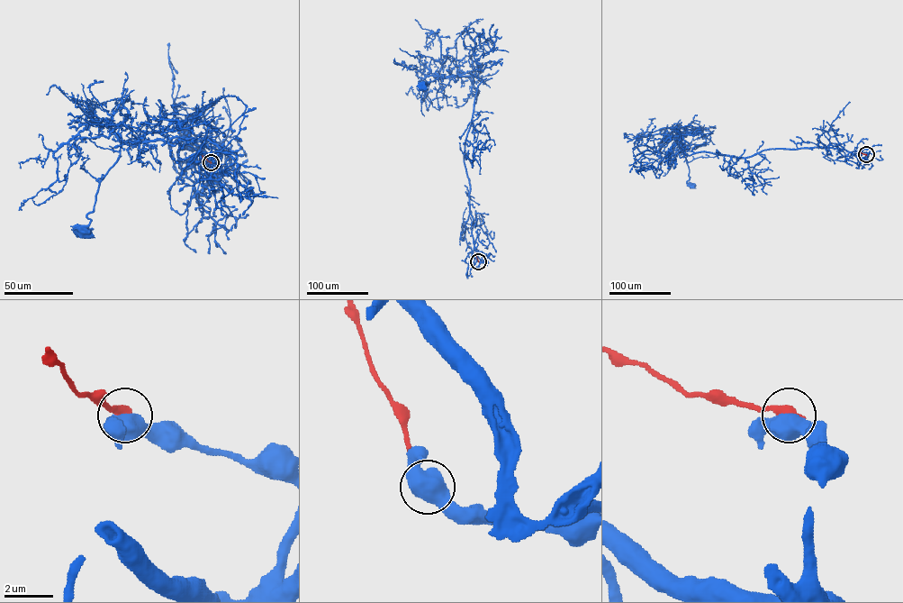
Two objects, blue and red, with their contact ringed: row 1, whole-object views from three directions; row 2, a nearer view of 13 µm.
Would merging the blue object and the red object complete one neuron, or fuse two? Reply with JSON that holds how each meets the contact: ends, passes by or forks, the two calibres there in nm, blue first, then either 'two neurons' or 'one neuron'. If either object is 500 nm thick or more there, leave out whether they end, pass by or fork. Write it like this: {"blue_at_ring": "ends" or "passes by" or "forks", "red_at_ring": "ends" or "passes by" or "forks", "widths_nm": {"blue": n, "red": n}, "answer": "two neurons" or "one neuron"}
{"widths_nm": {"blue": 650, "red": 480}, "answer": "two neurons"}

